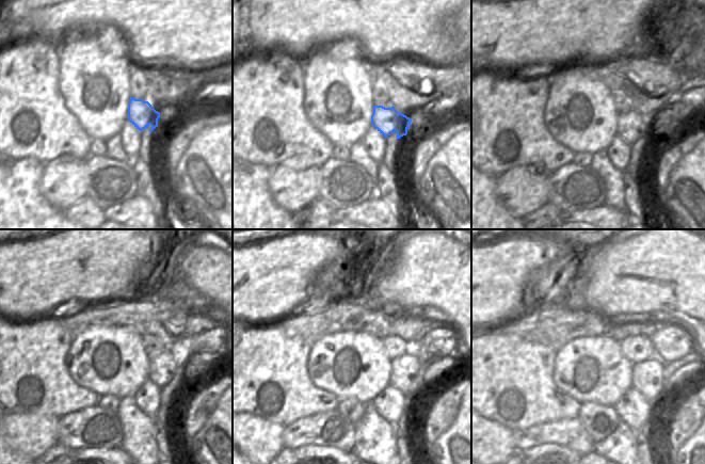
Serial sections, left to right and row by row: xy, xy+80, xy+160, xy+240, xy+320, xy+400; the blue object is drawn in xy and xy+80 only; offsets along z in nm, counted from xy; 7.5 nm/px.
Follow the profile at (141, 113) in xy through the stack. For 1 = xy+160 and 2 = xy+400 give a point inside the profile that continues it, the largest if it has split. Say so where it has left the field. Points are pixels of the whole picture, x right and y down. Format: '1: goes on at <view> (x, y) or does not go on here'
1: goes on at xy+160 (631, 126)
2: goes on at xy+400 (646, 377)

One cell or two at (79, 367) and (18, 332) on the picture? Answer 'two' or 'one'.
two

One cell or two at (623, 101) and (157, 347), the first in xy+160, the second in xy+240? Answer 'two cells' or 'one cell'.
one cell

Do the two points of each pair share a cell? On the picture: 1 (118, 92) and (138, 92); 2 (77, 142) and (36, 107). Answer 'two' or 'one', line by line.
1: two
2: one

